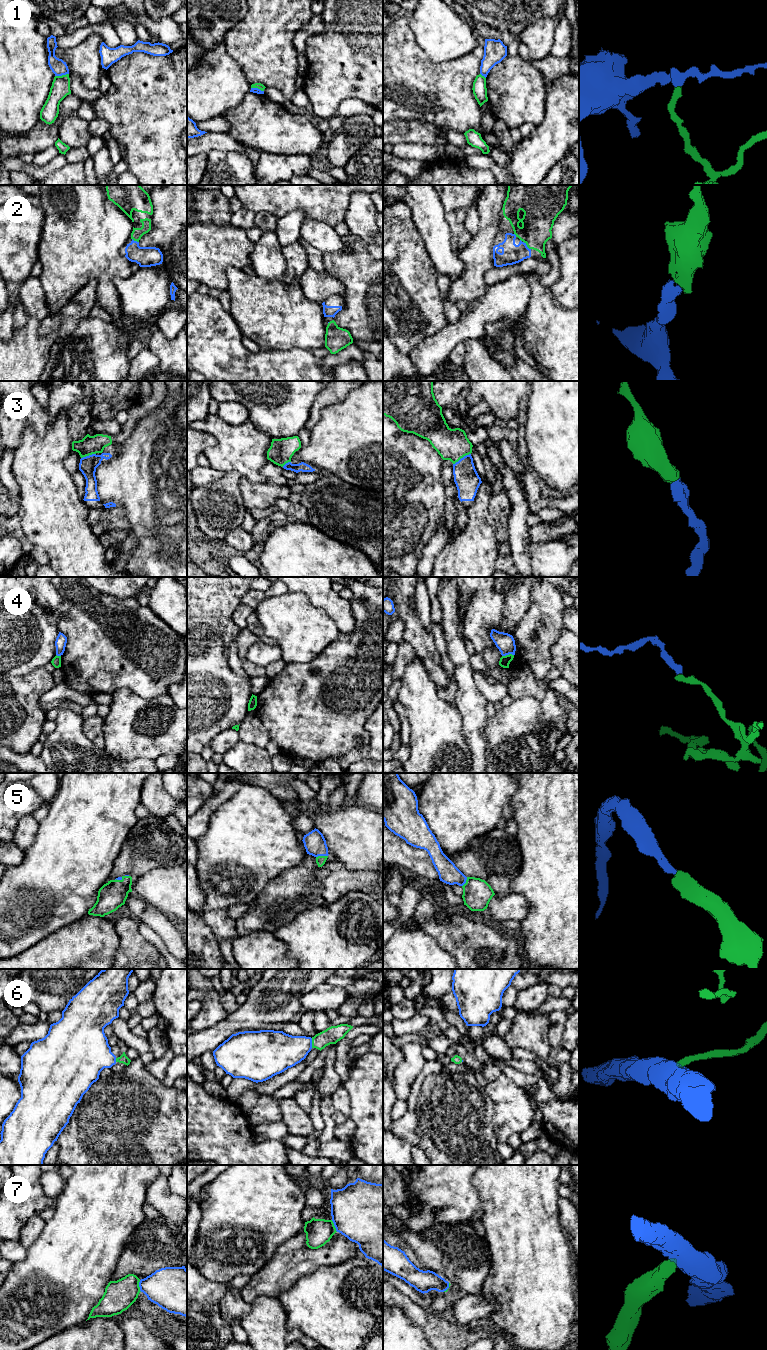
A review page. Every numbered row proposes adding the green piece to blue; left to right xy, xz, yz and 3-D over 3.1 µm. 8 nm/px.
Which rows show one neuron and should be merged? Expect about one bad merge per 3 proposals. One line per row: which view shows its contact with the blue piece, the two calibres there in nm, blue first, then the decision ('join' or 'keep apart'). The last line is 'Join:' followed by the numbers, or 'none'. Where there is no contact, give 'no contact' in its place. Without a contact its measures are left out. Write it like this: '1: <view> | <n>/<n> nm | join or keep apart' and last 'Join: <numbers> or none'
1: xy | 120/150 nm | keep apart
2: yz | 160/260 nm | join
3: yz | 200/260 nm | join
4: yz | 150/90 nm | keep apart
5: xz | 180/80 nm | join
6: xz | 300/140 nm | join
7: xy | 340/240 nm | keep apart
Join: 2, 3, 5, 6

